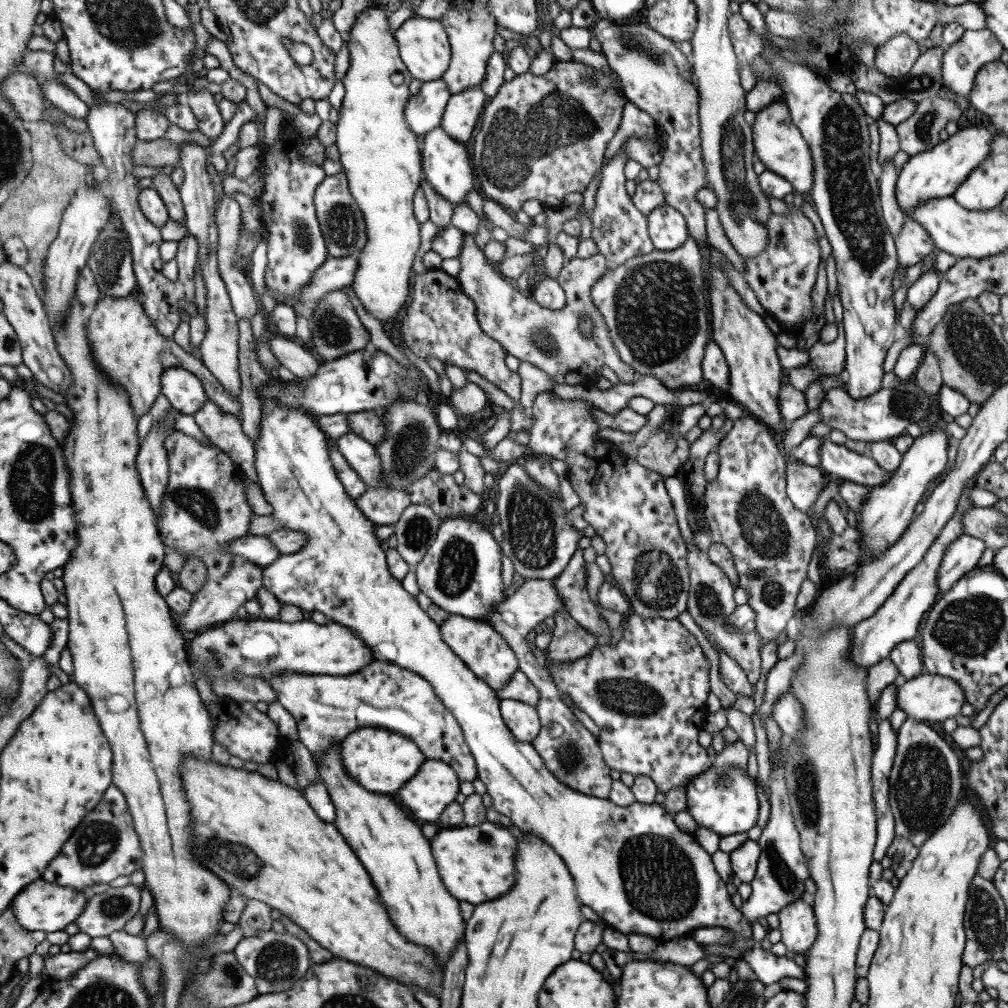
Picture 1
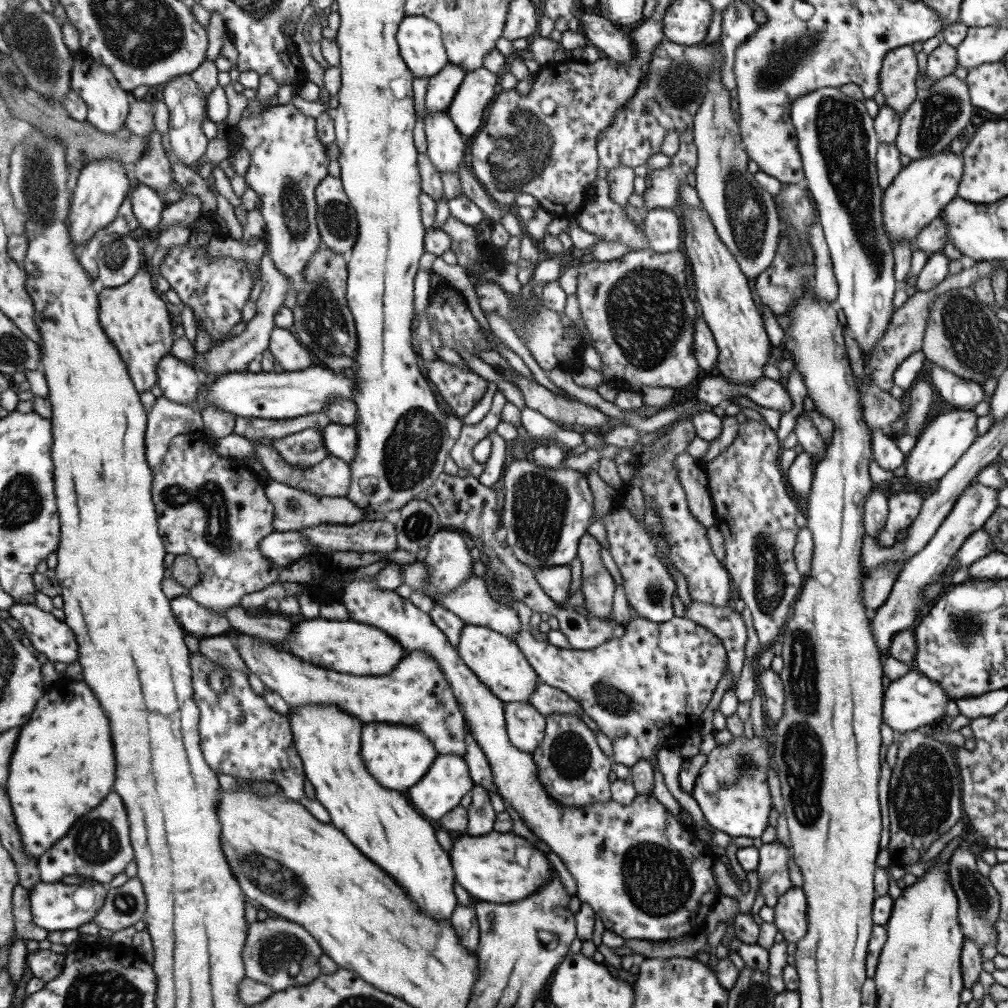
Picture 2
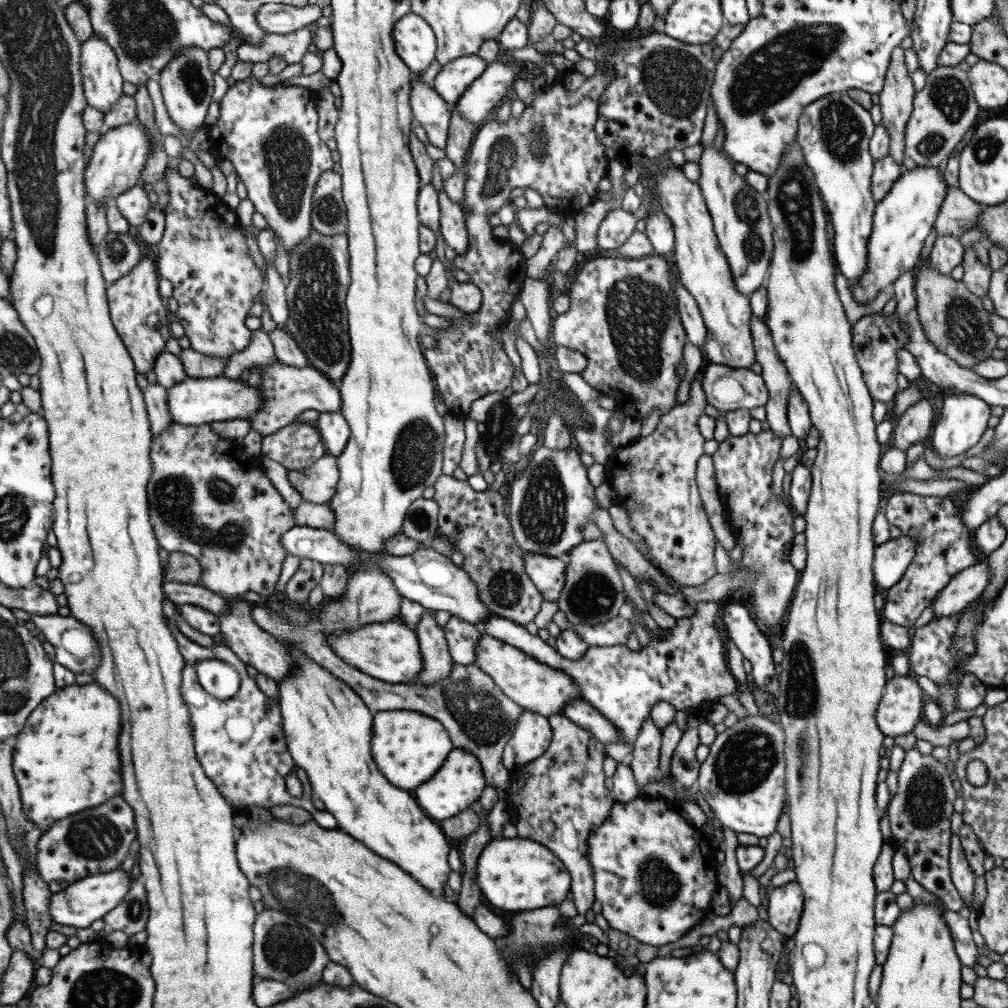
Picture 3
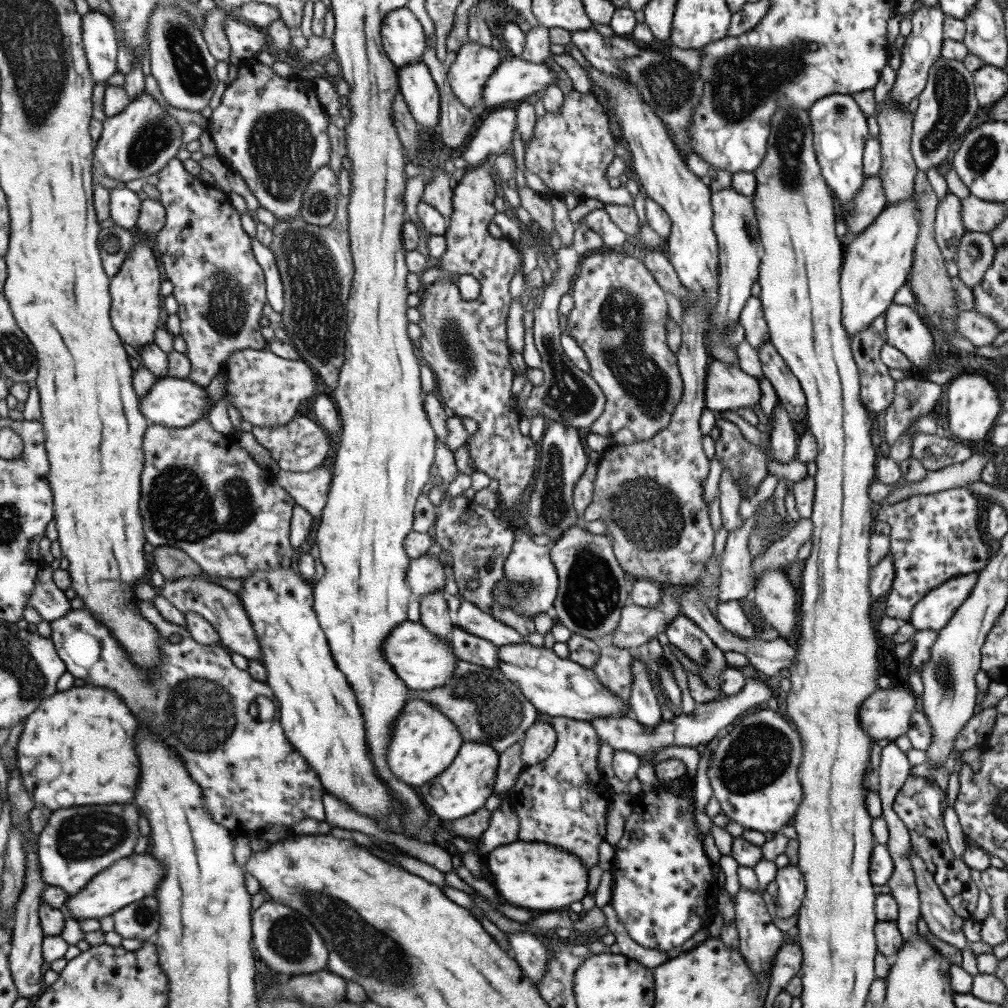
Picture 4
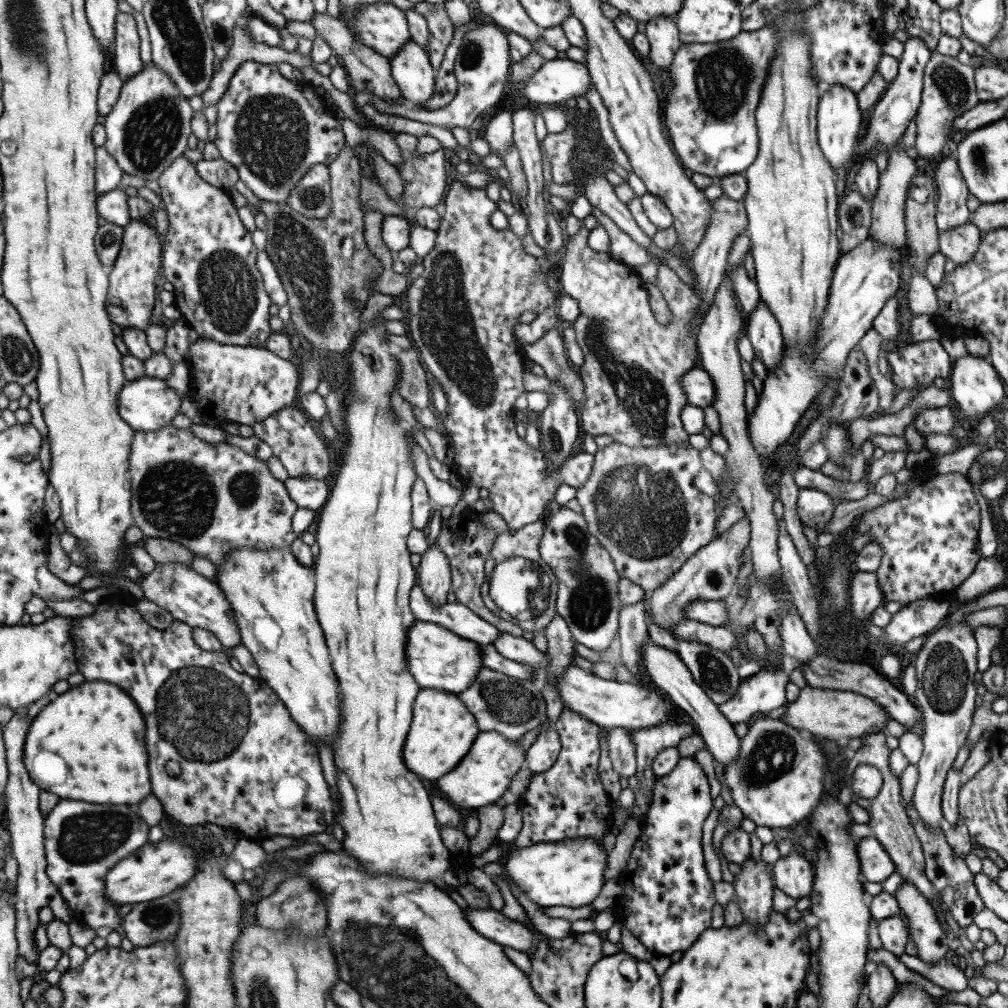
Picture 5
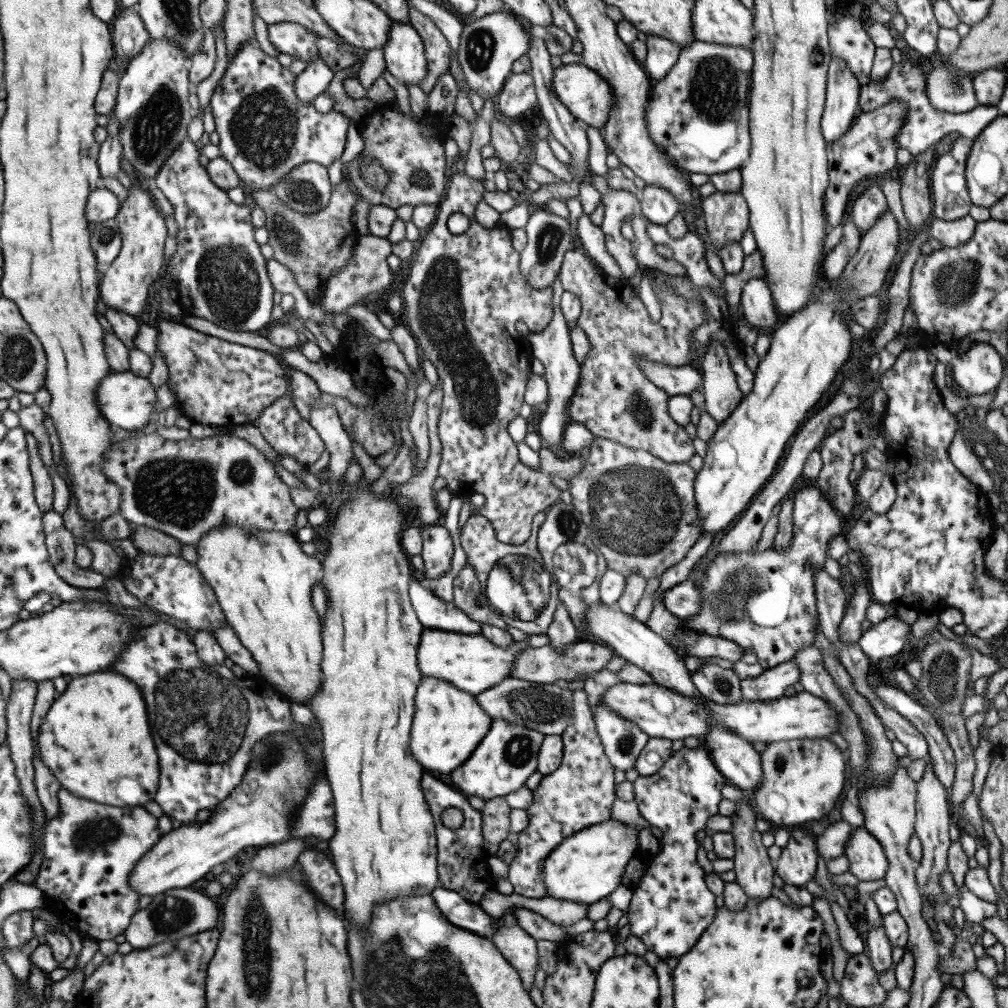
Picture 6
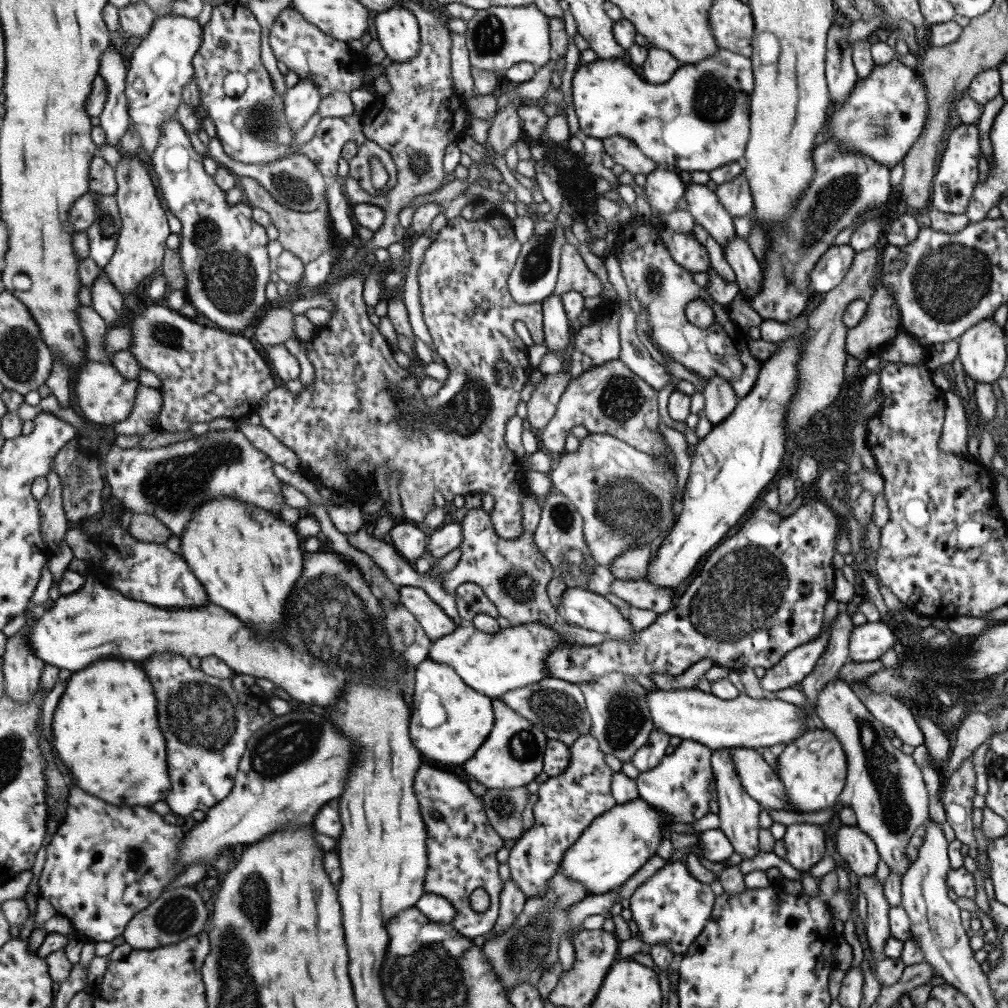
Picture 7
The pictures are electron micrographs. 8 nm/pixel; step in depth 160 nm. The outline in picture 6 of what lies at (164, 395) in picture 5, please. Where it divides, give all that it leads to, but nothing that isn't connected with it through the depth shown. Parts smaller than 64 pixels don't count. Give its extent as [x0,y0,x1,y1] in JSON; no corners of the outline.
[98,371,159,430]

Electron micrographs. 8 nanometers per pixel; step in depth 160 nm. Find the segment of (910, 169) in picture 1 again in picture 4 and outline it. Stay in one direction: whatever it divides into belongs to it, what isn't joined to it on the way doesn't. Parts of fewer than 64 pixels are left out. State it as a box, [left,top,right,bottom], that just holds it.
[839,192,918,339]

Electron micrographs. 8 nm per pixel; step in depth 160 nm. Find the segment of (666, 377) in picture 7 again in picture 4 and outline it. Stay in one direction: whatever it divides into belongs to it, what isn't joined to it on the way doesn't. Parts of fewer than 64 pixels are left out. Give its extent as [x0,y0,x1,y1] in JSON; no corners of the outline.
[703,360,761,413]

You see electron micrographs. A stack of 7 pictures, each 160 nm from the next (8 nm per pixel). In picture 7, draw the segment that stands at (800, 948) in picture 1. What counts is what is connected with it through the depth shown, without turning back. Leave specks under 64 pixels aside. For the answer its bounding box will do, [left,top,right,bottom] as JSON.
[782,824,825,872]

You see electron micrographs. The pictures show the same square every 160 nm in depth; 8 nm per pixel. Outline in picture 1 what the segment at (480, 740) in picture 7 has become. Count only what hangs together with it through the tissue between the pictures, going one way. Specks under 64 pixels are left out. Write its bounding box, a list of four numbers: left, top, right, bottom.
[342,727,426,794]

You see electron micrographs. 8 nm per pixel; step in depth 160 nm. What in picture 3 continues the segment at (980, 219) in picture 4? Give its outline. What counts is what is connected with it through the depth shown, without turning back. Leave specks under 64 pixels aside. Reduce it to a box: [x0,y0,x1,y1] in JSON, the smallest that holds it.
[934,187,982,236]

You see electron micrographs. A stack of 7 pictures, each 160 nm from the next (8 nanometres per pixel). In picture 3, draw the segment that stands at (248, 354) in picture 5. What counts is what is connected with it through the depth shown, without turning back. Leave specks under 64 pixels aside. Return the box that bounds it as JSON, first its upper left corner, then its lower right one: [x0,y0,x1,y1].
[250,360,343,436]

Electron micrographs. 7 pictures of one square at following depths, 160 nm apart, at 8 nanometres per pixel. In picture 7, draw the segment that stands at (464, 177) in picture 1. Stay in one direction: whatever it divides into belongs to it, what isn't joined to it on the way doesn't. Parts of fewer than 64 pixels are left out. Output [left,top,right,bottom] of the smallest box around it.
[374,5,421,62]

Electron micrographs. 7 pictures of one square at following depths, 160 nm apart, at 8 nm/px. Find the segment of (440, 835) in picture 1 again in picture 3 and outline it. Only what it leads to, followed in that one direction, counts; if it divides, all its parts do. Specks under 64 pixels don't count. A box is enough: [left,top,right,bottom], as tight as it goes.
[475,837,569,911]

